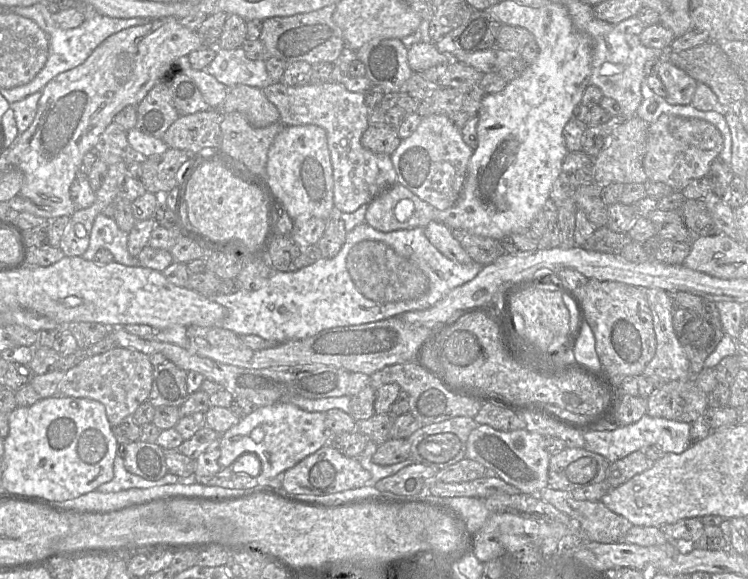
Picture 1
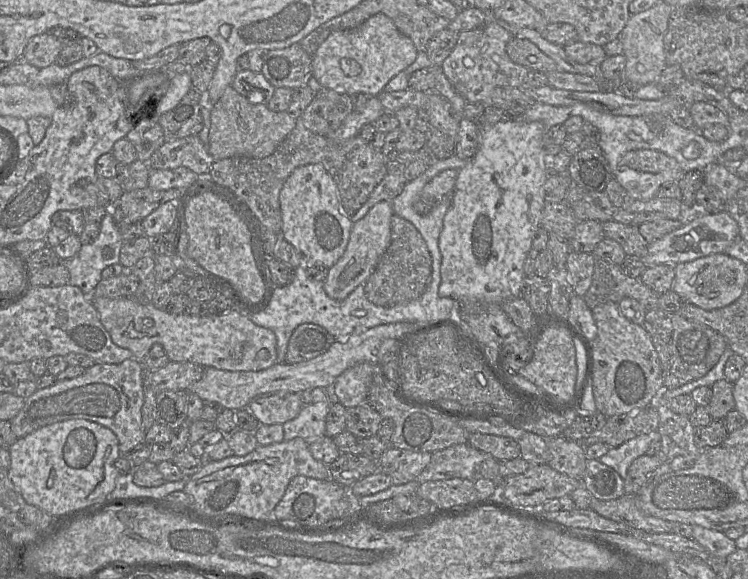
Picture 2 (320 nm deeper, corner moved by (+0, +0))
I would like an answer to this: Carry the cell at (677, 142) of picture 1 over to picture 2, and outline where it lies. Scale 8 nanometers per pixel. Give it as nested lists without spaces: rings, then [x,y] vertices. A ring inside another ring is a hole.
[[[629,151],[618,162],[614,178],[634,200],[650,200],[666,182],[678,181],[685,172],[679,163],[661,151]]]

